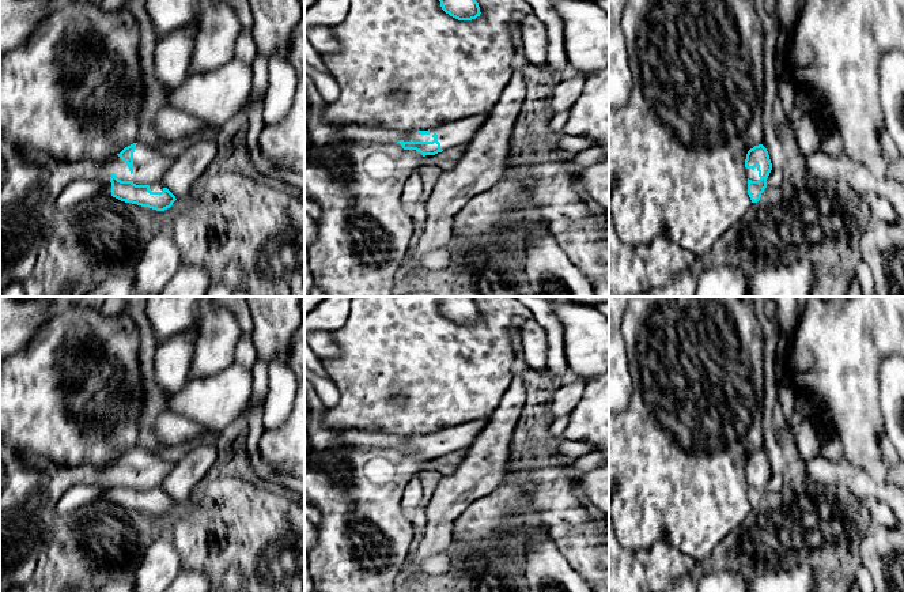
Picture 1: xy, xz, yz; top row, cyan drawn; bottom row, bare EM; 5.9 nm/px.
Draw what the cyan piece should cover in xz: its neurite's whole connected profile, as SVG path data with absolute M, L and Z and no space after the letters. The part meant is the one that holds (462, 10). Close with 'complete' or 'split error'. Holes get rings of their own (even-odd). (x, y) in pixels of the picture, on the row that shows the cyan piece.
M439 0L442 10L458 20L472 20L480 16L476 0Z; complete

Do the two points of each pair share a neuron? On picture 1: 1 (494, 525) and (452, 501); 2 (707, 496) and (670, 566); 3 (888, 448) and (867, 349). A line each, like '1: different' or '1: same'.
1: different
2: different
3: different

